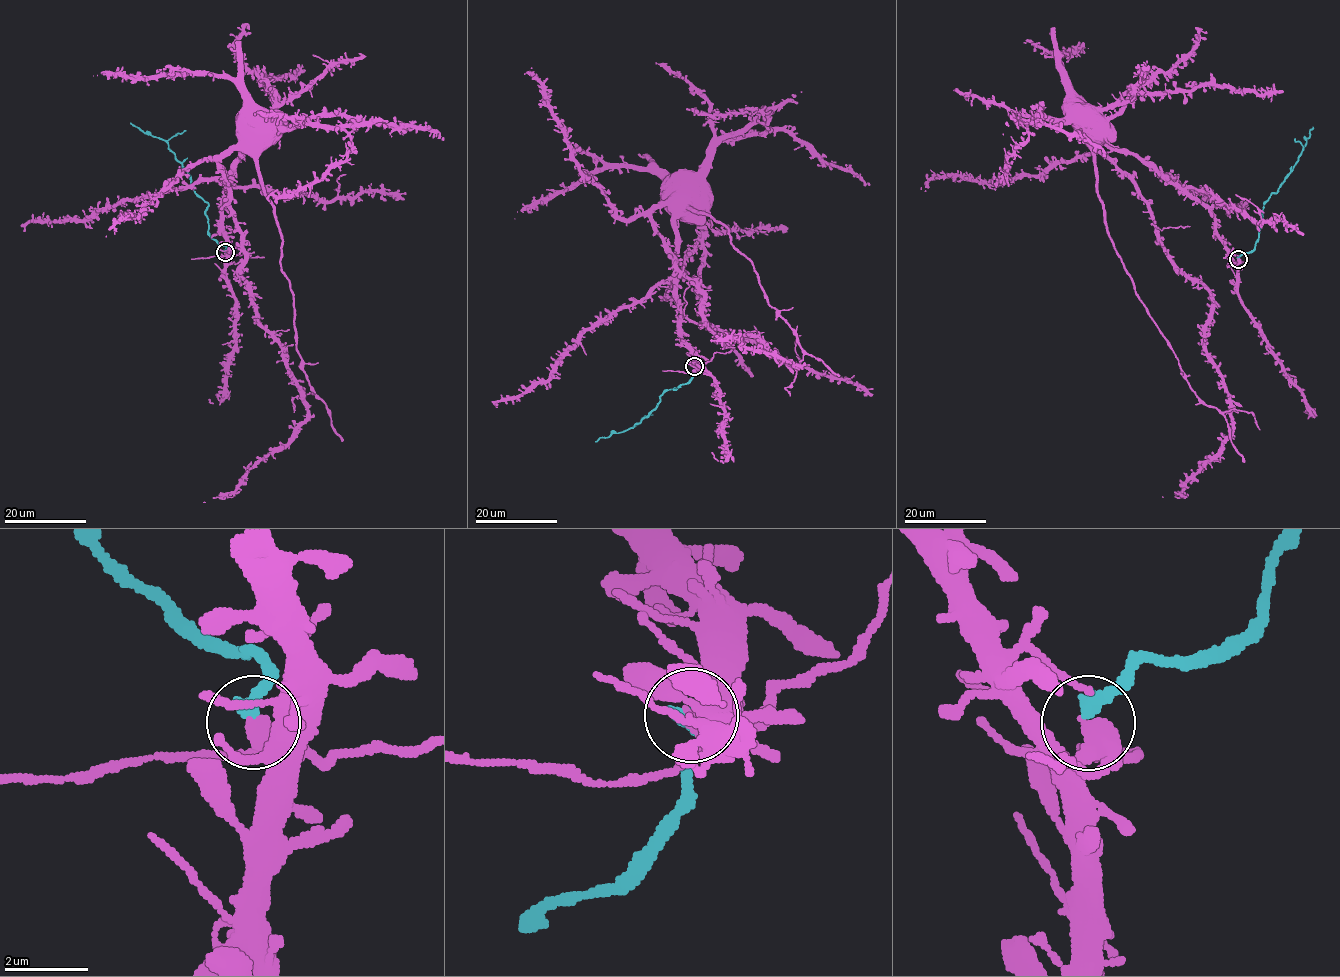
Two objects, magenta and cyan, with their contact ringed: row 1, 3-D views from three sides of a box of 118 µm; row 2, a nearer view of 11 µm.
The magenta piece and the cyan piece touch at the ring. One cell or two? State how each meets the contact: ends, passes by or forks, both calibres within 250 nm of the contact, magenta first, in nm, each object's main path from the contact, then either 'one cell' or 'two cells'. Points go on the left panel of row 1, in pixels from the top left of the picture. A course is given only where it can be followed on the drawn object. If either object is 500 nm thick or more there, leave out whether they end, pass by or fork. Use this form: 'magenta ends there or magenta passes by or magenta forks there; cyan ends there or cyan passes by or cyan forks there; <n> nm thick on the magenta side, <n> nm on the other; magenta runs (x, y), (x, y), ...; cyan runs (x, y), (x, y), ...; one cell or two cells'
magenta passes by; cyan ends there; 400 nm thick on the magenta side, 320 nm on the other; magenta runs (224, 252), (228, 255), (229, 243), (223, 207), (231, 169), (245, 153), (246, 144), (261, 132), (265, 120); cyan runs (224, 251), (226, 247), (209, 234), (208, 205), (194, 190), (175, 154), (164, 140), (130, 123); two cells

